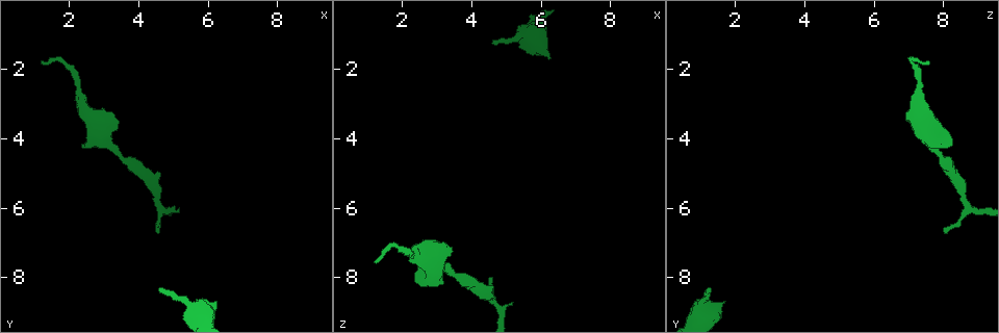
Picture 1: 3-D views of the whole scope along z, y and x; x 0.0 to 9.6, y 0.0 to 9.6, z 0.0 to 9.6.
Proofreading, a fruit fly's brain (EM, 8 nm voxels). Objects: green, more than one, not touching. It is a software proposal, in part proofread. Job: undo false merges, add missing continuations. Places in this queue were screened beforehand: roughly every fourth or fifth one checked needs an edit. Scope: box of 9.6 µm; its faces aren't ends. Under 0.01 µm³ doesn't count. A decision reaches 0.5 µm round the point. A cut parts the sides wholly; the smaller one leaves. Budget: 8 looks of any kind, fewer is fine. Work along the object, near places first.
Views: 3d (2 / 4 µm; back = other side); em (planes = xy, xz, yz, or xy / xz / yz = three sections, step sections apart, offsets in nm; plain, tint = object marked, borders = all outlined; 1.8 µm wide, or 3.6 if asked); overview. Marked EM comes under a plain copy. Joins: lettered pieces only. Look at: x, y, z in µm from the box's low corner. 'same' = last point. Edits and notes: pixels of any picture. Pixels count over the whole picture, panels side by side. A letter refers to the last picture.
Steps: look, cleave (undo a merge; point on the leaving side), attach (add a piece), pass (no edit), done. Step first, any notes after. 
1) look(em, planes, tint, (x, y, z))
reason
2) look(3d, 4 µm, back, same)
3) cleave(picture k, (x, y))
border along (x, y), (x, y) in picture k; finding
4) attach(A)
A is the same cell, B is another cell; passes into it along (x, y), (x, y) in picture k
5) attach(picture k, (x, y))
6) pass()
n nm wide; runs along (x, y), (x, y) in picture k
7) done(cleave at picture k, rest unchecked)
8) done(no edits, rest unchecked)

look(em, planes, tint, (6.25, 8.70, 1.65))

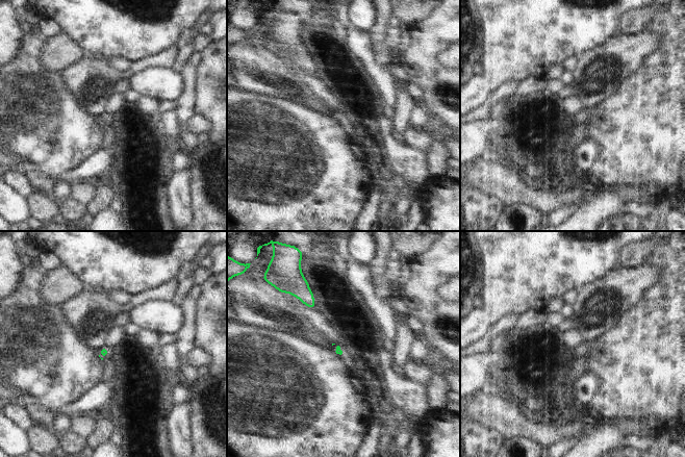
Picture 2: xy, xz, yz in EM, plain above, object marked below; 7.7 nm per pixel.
look(em, planes, borders, same)

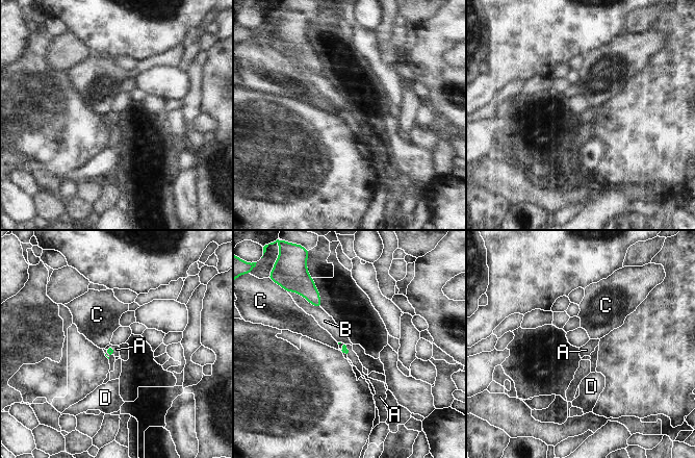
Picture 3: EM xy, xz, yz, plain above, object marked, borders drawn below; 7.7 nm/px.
attach(A)
A is the same cell, B, C and D are other cells; passes into it along (110, 350), (113, 348), (117, 349) in picture 3; the neuron continues

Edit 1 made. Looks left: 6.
look(overview)
redraw

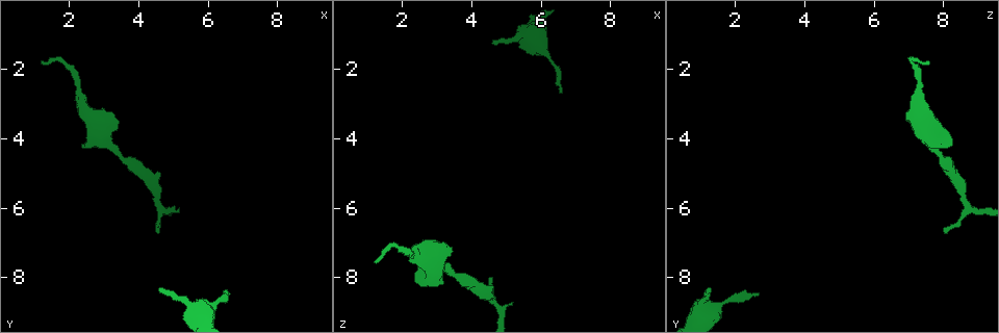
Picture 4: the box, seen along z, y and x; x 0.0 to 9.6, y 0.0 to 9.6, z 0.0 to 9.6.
look(em, planes, borders, (2.35, 4.30, 8.10))
stops while still wide

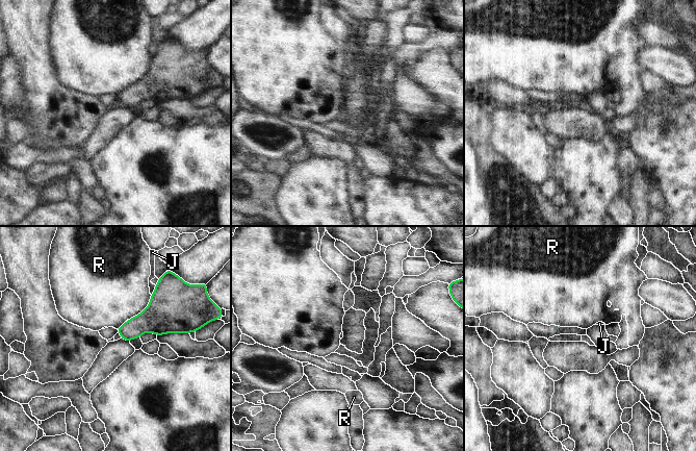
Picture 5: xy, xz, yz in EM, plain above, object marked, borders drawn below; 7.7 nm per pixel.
pass()
J and R are other cells; border along (151, 295), (149, 304), (128, 320) in picture 5; no lettered piece goes on from it

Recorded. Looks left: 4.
look(em, xy, step 4, tint, (1.25, 1.80, 7.55))
free end

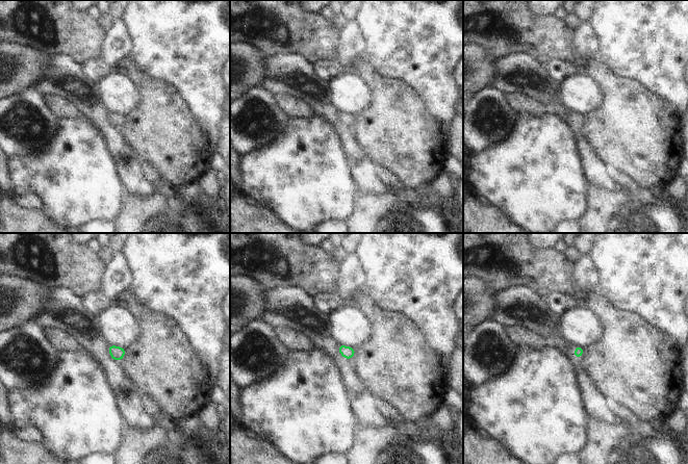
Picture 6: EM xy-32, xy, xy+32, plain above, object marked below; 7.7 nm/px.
look(em, planes, borders, same)

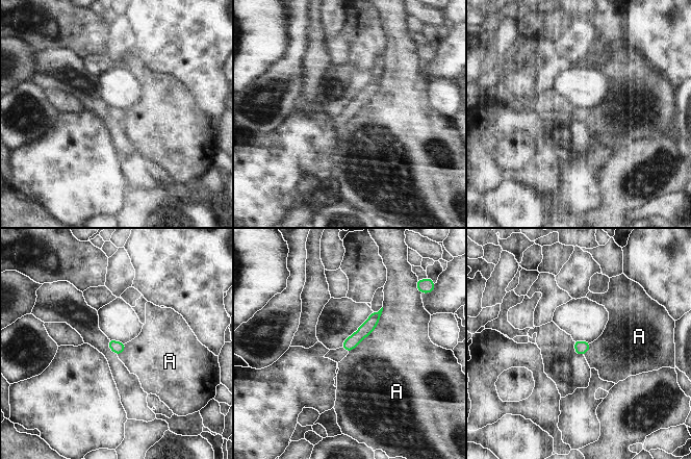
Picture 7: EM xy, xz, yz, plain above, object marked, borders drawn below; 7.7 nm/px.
pass()
A is another cell; runs along (377, 314), (356, 338), (344, 346) in picture 7; none of them fits

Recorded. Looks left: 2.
done(attach at picture 3, rest unchecked)

